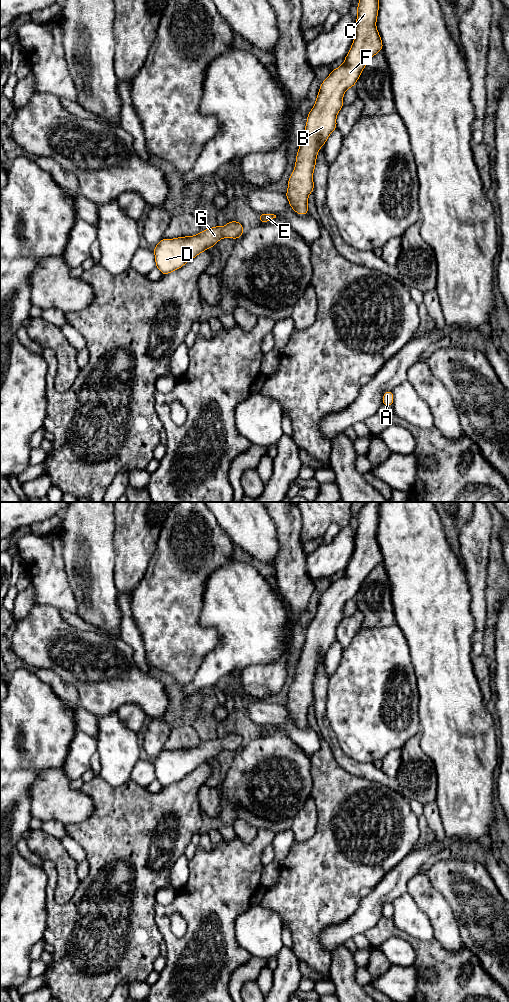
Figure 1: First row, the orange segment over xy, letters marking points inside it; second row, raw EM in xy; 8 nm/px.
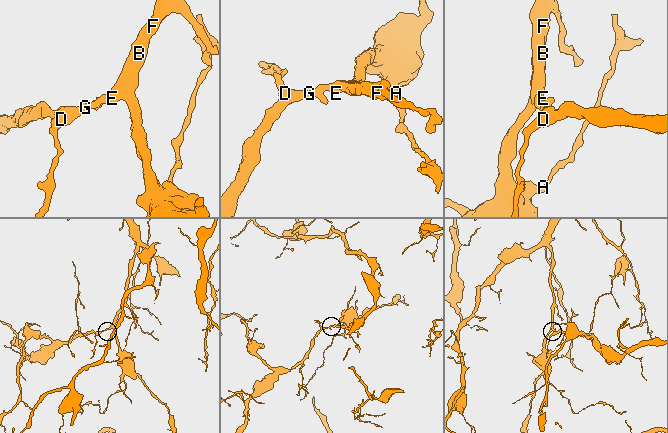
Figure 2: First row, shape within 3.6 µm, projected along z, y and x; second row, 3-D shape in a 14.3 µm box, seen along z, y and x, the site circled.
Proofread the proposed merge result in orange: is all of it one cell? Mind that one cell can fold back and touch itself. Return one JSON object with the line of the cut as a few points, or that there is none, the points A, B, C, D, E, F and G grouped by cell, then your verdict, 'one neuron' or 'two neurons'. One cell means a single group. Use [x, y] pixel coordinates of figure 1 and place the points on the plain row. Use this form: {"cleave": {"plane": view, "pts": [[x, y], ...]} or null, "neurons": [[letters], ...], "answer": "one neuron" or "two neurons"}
{"cleave": null, "neurons": [["A", "B", "C", "D", "E", "F", "G"]], "answer": "one neuron"}

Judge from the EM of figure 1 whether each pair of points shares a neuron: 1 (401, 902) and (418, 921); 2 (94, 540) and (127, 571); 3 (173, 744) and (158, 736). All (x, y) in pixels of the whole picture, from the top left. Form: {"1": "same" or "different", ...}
{"1": "same", "2": "different", "3": "different"}

